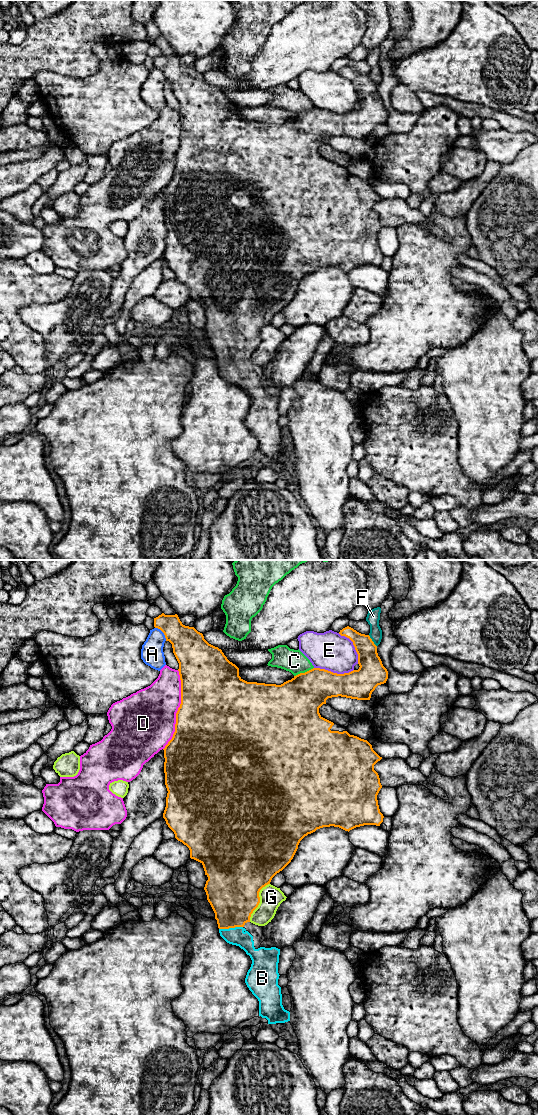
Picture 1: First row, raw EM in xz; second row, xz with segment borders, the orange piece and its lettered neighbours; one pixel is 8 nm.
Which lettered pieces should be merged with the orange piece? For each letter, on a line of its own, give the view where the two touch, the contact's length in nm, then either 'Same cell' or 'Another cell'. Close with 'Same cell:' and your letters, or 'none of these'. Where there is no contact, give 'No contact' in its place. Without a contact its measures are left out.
A: Touches orange in xz. Shared border 140 nm. Another cell
B: Touches orange in xz. Shared border 190 nm. Same cell
C: Touches orange in xz. Shared border 180 nm. Another cell
D: Touches orange in xz. Shared border 650 nm. Another cell
E: Touches orange in xz. Shared border 320 nm. Another cell
F: Touches orange in xz. Shared border 120 nm. Another cell
G: Touches orange in xz. Shared border 360 nm. Another cell
Same cell: B

